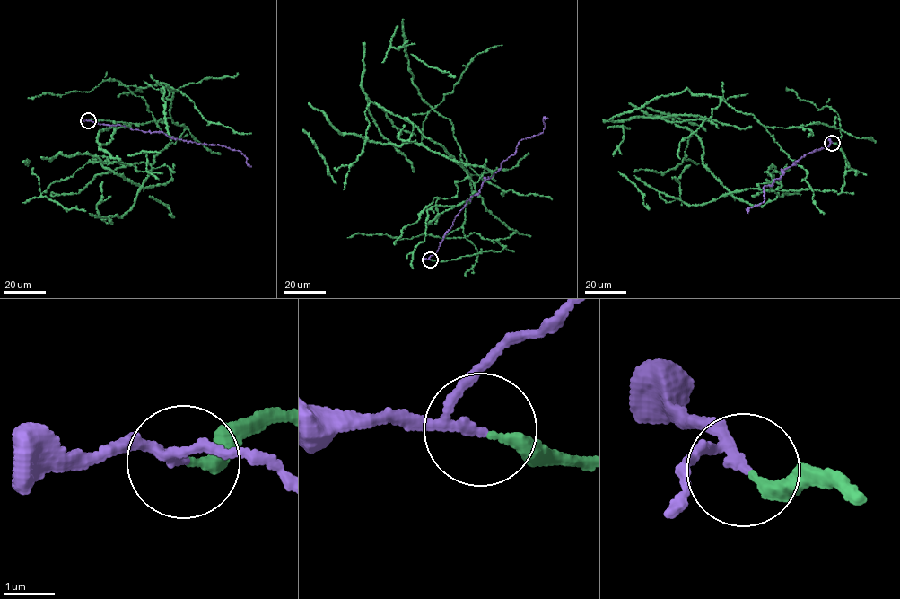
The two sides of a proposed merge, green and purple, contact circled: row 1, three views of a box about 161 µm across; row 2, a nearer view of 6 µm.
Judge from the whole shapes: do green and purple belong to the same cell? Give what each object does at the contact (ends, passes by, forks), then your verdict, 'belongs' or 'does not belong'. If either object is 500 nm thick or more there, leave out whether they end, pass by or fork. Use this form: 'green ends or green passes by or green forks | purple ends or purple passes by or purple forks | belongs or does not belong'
green ends | purple passes by | does not belong

